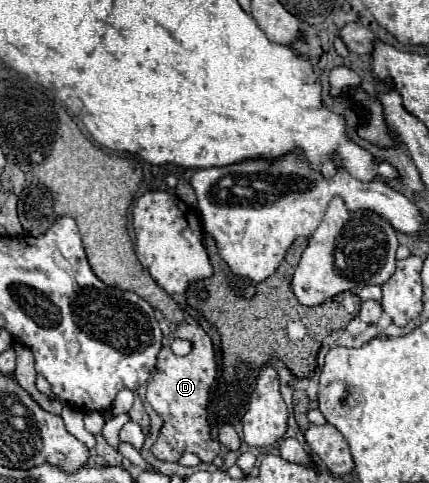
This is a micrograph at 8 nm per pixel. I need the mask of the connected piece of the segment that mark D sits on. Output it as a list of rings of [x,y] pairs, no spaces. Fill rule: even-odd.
[[[178,324],[174,330],[174,338],[190,340],[192,352],[188,356],[174,356],[170,348],[162,348],[158,354],[158,364],[152,380],[148,382],[146,400],[156,410],[156,414],[164,420],[156,444],[150,448],[158,460],[178,462],[184,452],[196,454],[204,464],[212,464],[212,460],[220,452],[220,442],[212,440],[210,426],[206,420],[206,404],[210,388],[216,379],[215,351],[210,336],[198,324]]]

